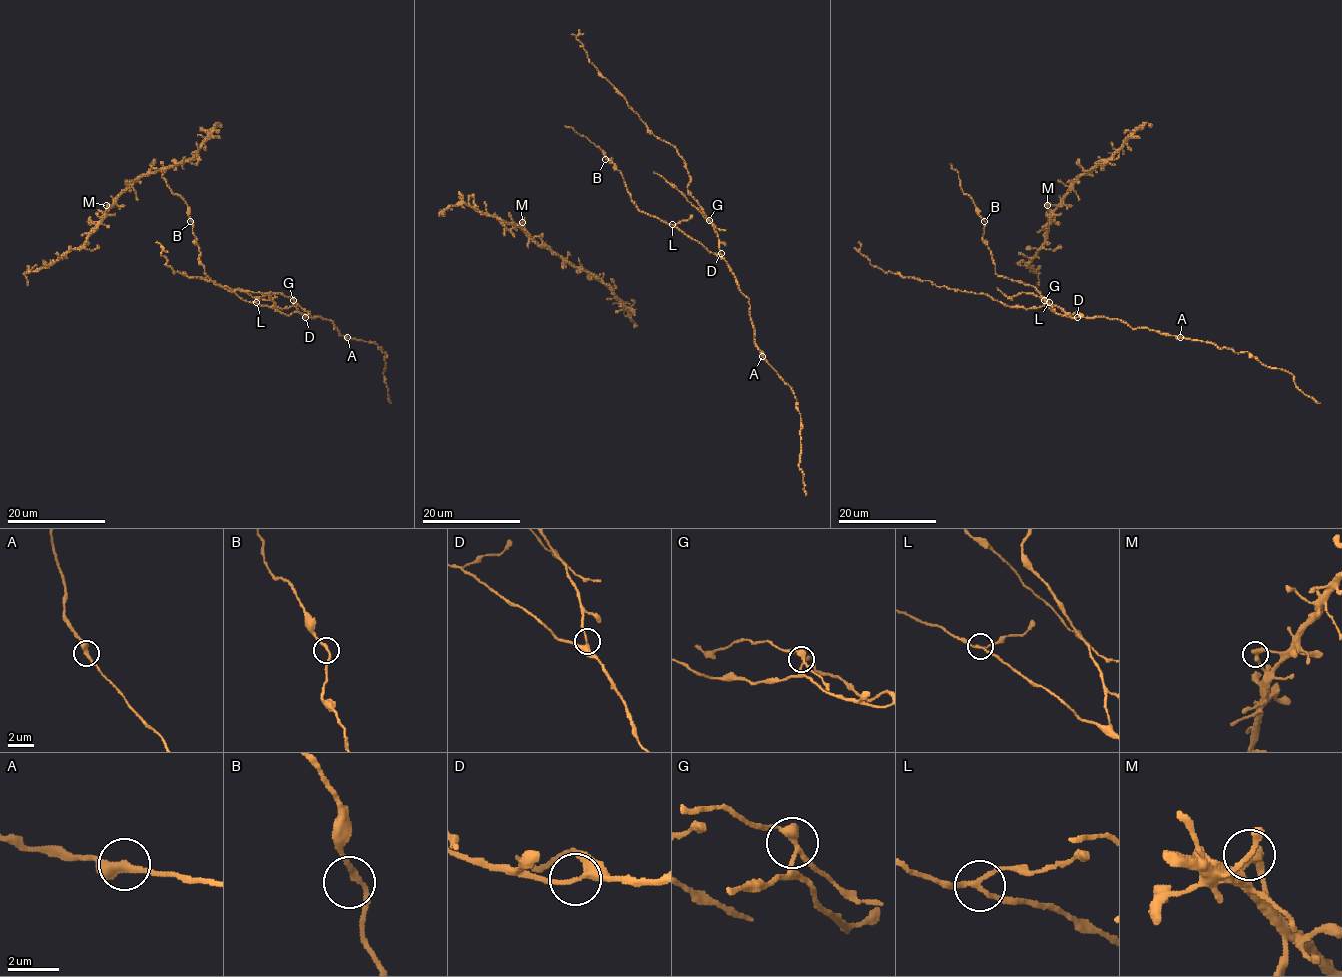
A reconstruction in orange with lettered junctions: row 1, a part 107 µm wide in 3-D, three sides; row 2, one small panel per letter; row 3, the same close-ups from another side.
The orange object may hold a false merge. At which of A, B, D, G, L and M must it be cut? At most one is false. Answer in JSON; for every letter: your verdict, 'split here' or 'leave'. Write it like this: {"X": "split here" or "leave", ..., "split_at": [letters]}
{"A": "leave", "B": "leave", "D": "leave", "G": "split here", "L": "leave", "M": "leave", "split_at": ["G"]}

